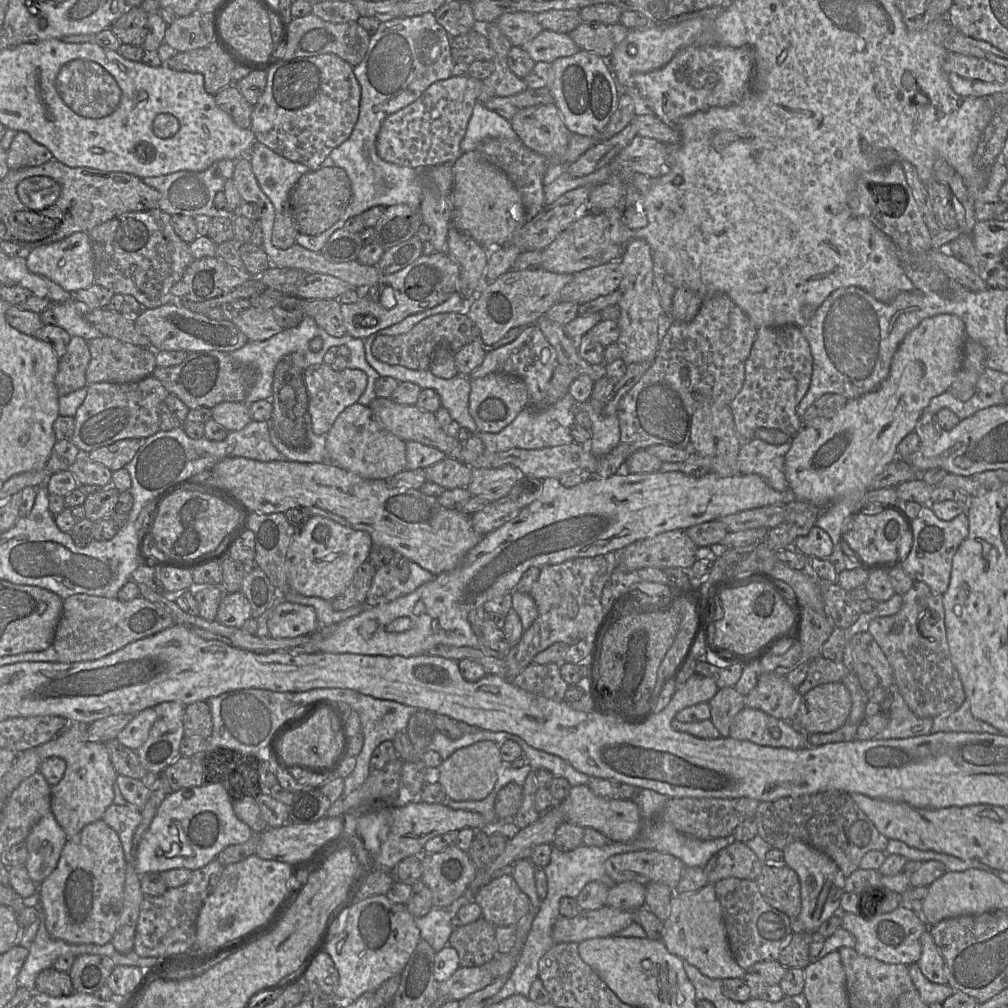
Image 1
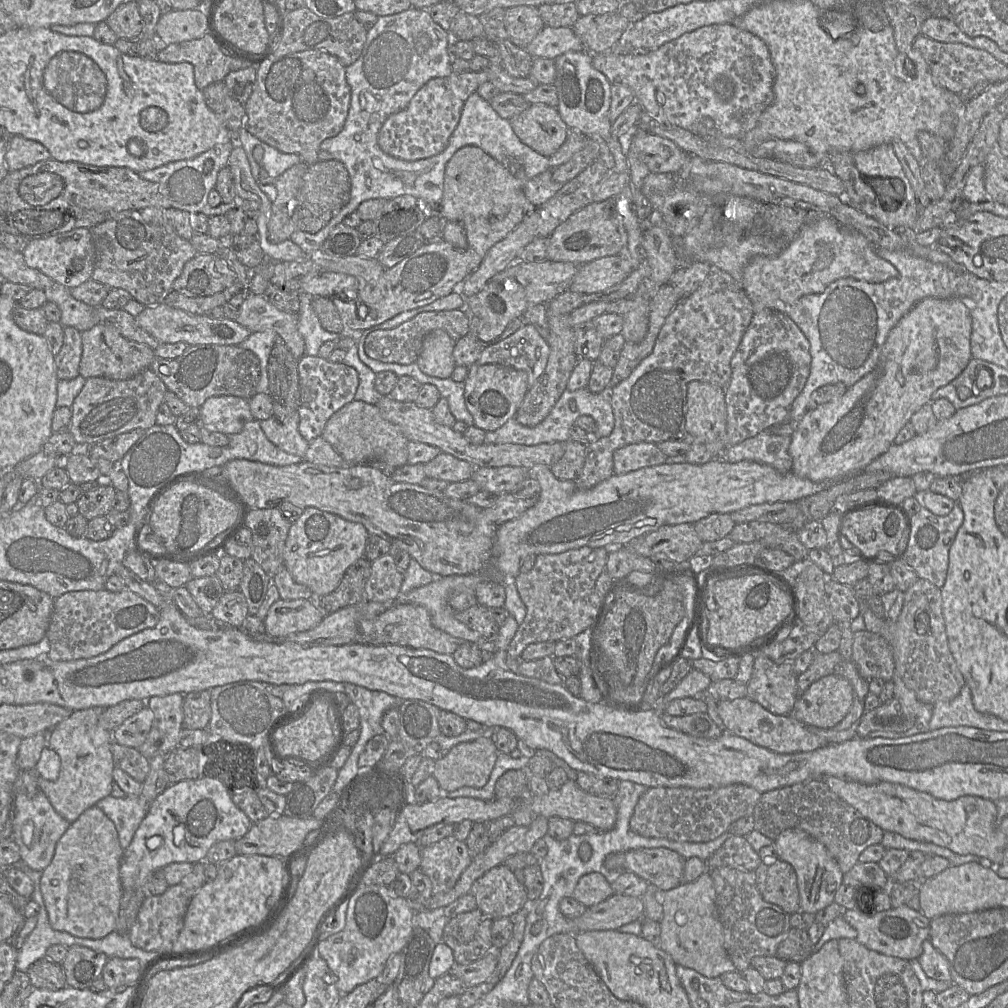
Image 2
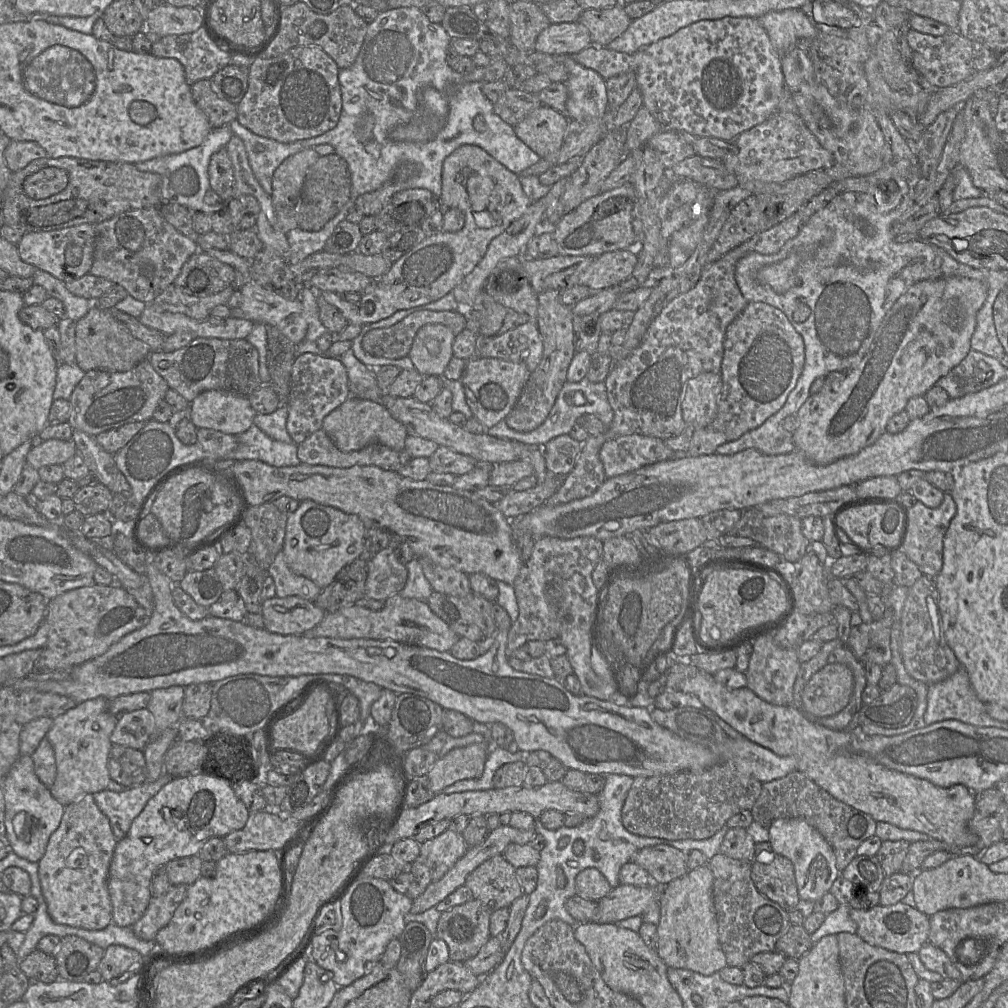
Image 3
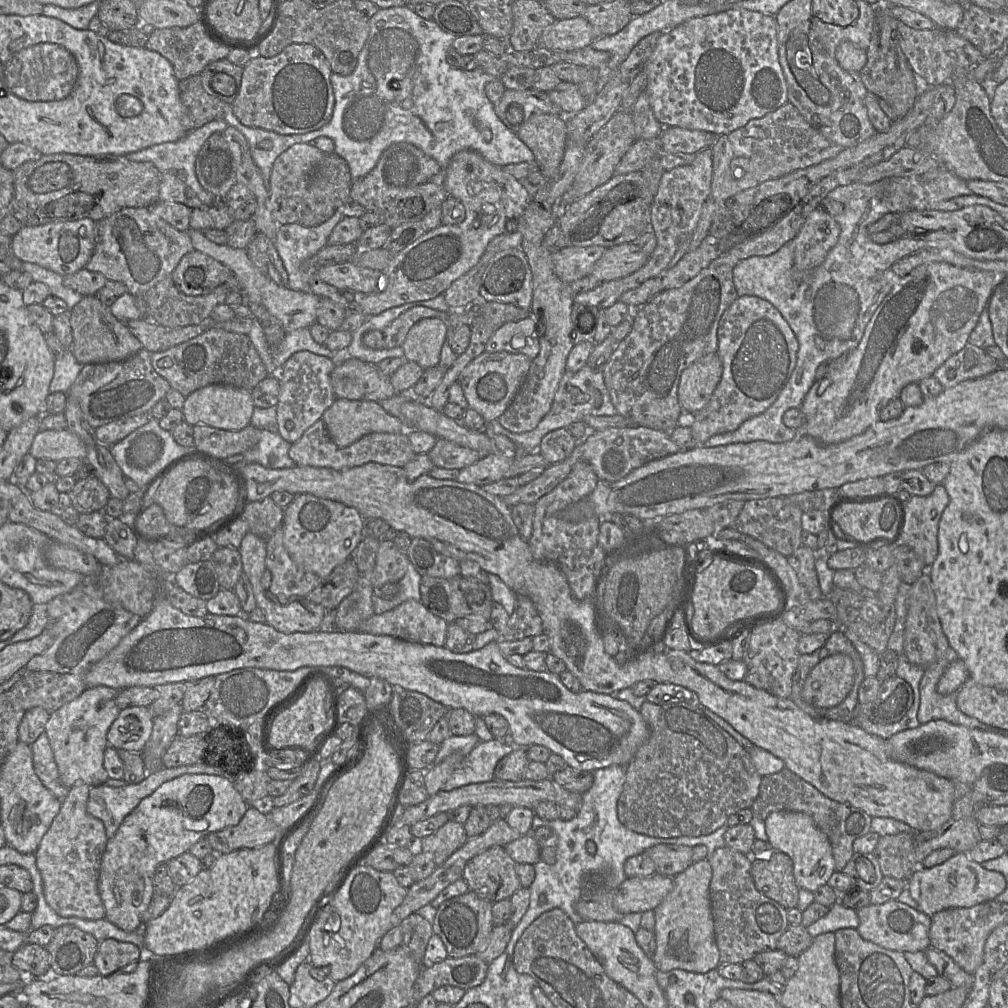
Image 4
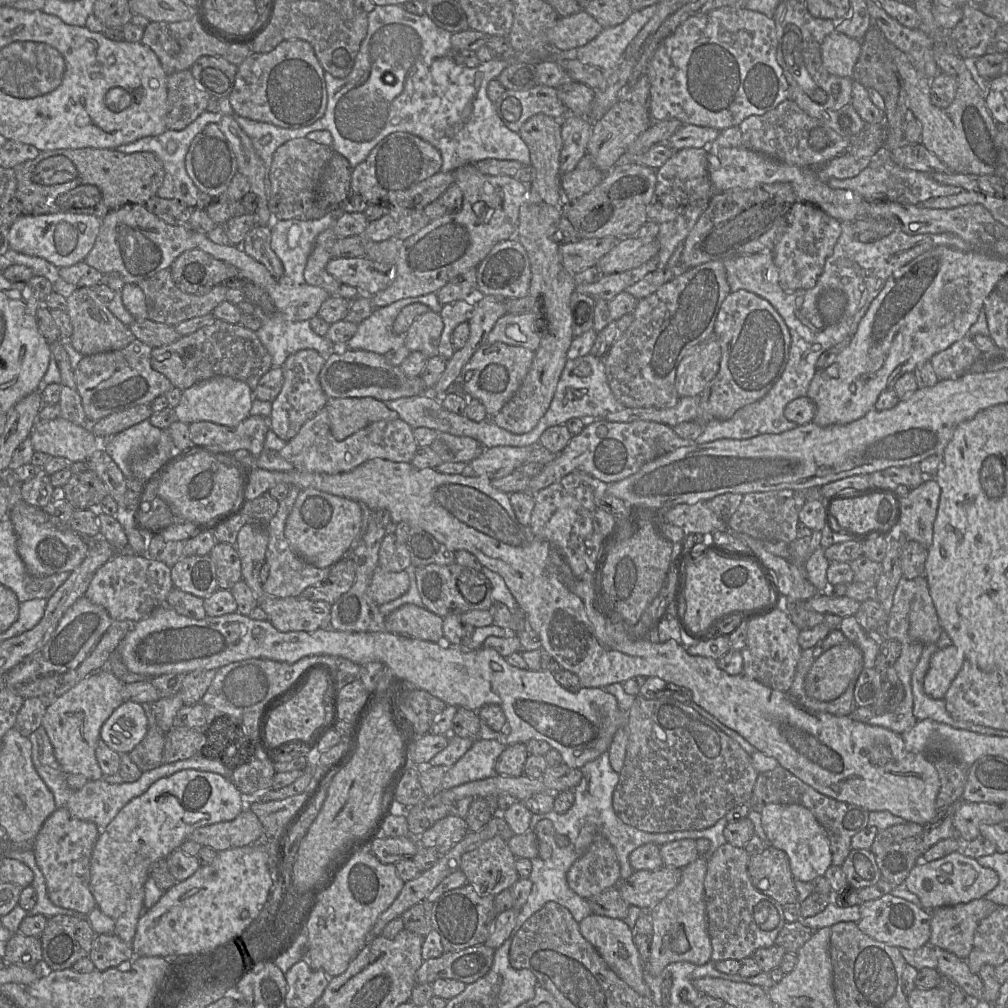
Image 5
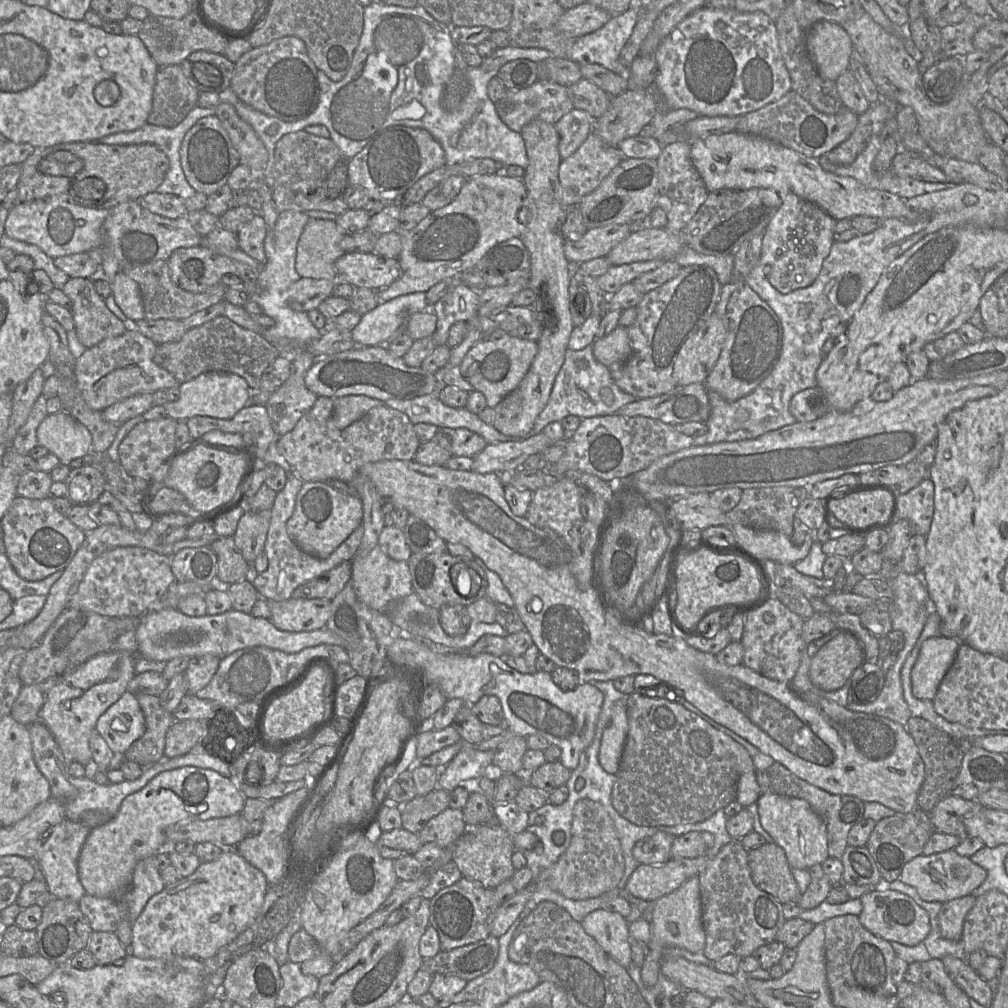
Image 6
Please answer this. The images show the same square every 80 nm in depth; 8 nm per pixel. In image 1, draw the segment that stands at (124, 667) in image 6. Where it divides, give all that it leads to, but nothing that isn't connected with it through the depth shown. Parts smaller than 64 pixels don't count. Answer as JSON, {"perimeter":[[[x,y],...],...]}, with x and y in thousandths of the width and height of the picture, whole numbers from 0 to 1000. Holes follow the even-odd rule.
{"perimeter":[[[67,715],[56,731],[35,742],[41,754],[59,751],[65,757],[63,772],[51,780],[51,806],[66,833],[75,829],[85,818],[102,813],[106,802],[113,797],[112,778],[117,767],[104,737],[87,734],[87,720],[83,716]]]}

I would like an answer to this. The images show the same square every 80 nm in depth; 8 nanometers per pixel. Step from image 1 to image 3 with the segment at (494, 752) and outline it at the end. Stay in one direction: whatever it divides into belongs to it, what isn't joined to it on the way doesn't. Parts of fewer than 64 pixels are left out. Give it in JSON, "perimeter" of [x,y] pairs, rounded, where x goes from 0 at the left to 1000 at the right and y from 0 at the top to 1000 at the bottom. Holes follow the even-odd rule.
{"perimeter":[[[484,737],[468,738],[448,743],[439,752],[435,752],[425,767],[430,785],[435,788],[438,784],[456,774],[476,772],[486,744]]]}

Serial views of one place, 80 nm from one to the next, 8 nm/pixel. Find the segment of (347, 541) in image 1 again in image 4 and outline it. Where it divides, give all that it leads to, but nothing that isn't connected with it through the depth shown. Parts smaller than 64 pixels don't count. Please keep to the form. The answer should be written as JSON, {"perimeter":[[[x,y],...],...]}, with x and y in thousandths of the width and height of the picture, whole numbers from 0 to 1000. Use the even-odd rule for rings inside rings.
{"perimeter":[[[302,489],[282,505],[281,538],[290,556],[302,565],[323,574],[332,563],[348,554],[363,532],[363,516],[349,503]]]}

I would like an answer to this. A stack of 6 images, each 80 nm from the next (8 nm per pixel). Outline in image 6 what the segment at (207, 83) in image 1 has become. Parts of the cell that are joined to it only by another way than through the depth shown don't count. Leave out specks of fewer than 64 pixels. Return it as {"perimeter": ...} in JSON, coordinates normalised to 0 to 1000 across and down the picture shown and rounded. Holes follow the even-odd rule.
{"perimeter":[[[189,11],[180,19],[148,15],[143,21],[136,36],[140,39],[156,65],[179,64],[189,53],[205,51],[222,54],[226,42],[215,33],[200,25],[197,15]]]}

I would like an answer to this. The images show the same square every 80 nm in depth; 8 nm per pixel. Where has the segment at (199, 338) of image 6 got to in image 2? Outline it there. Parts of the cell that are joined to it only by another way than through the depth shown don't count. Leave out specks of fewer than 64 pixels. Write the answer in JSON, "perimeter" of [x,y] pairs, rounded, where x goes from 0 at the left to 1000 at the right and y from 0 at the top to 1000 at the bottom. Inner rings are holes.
{"perimeter":[[[188,342],[181,352],[173,356],[154,354],[149,366],[188,404],[198,404],[210,393],[235,393],[247,396],[254,390],[258,375],[255,353],[237,342]]]}

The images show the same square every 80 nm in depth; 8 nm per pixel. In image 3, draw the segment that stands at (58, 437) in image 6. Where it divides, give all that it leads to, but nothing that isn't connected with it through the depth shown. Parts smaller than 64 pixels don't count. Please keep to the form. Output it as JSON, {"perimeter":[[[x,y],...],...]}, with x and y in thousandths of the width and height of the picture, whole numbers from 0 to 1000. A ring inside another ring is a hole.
{"perimeter":[[[60,436],[38,437],[30,445],[26,459],[38,466],[47,461],[62,461],[75,450],[75,441],[71,436],[67,438]]]}

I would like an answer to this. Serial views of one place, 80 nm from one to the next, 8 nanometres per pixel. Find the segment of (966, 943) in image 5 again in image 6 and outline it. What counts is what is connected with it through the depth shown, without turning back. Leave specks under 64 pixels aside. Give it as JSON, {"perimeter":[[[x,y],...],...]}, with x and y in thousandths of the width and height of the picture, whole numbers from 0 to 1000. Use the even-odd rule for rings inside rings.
{"perimeter":[[[960,888],[936,897],[931,907],[931,916],[937,932],[953,933],[957,910],[967,895],[968,891]]]}

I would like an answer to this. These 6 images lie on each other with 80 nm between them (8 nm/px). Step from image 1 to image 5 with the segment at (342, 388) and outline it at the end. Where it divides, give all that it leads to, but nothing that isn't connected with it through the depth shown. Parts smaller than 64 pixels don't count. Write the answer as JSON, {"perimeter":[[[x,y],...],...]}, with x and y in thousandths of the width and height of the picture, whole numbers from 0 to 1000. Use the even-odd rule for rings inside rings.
{"perimeter":[[[301,346],[289,351],[279,364],[282,377],[277,391],[269,399],[267,416],[268,426],[284,438],[292,435],[301,421],[324,402],[325,394],[316,378],[316,370],[322,359],[323,355],[313,347]]]}

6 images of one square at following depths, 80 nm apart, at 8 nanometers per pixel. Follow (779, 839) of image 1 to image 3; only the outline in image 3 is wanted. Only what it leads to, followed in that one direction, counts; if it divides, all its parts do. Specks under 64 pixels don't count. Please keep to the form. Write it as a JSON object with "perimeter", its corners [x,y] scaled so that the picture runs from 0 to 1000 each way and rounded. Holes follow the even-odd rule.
{"perimeter":[[[793,765],[756,777],[755,788],[745,806],[748,814],[760,822],[763,822],[765,817],[774,812],[790,812],[801,815],[812,823],[825,840],[833,868],[834,864],[849,850],[852,838],[869,828],[870,814],[863,809],[830,794]]]}

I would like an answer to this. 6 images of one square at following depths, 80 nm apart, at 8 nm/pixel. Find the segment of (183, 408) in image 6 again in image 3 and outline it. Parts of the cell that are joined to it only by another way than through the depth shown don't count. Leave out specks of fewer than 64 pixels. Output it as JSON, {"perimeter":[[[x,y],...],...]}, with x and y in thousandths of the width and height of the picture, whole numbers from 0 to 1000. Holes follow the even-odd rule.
{"perimeter":[[[205,387],[188,400],[189,419],[195,425],[237,432],[248,425],[255,411],[247,395],[221,387]]]}

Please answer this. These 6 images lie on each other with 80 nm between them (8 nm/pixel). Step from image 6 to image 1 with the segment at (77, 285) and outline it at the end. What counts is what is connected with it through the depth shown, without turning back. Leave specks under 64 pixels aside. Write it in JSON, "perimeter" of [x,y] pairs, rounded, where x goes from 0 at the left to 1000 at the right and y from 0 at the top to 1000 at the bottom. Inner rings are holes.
{"perimeter":[[[103,333],[88,337],[89,359],[85,368],[86,382],[97,379],[129,380],[151,372],[155,364],[155,349],[158,347],[144,346],[118,336]]]}

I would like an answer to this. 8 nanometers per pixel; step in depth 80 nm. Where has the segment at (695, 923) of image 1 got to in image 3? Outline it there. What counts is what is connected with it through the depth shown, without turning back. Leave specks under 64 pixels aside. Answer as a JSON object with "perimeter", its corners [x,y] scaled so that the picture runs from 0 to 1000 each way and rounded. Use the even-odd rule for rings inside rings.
{"perimeter":[[[699,857],[658,880],[654,893],[652,946],[663,960],[681,961],[704,968],[721,958],[713,936],[707,895],[707,871],[703,858]]]}

